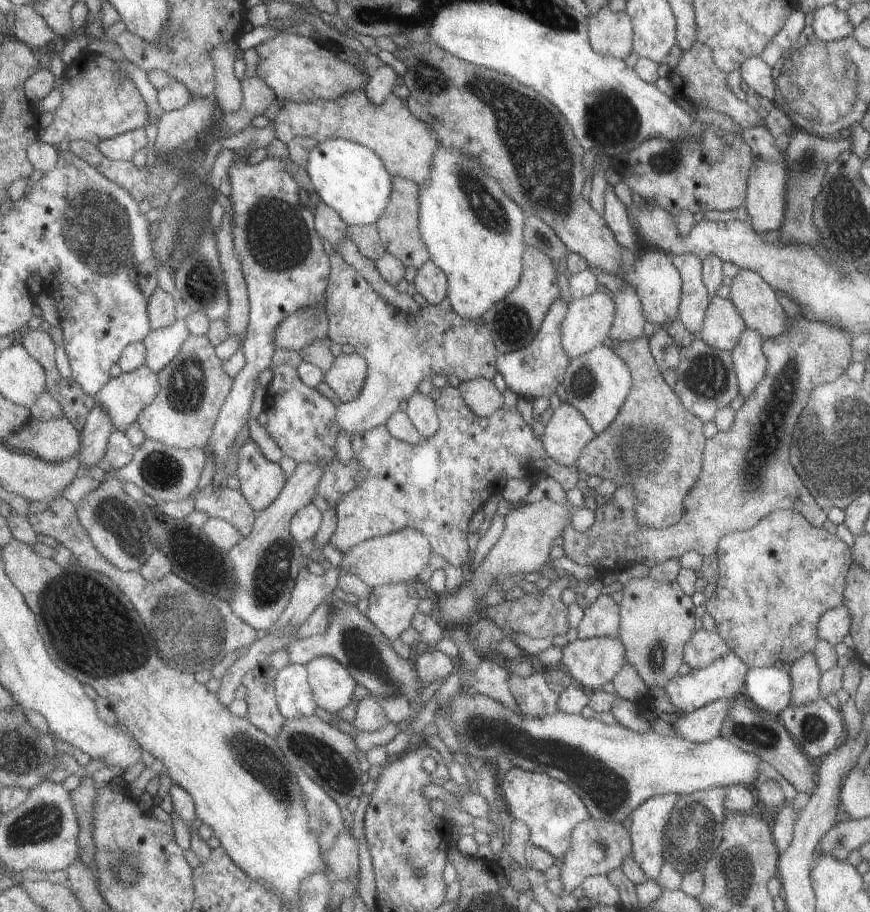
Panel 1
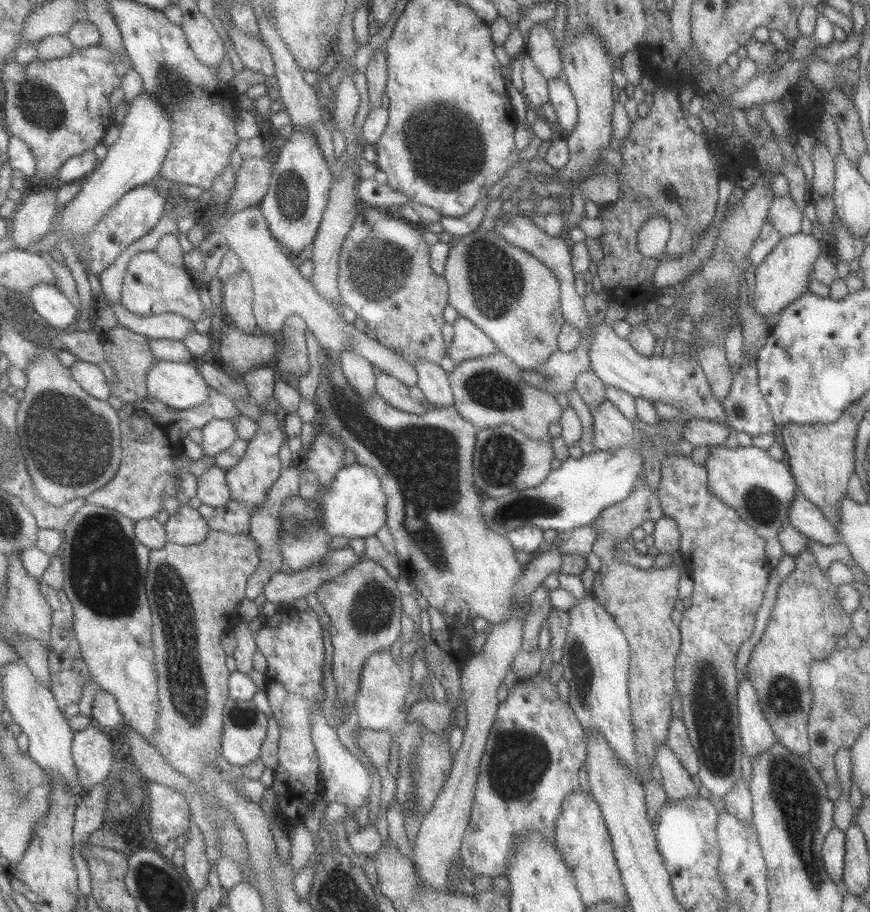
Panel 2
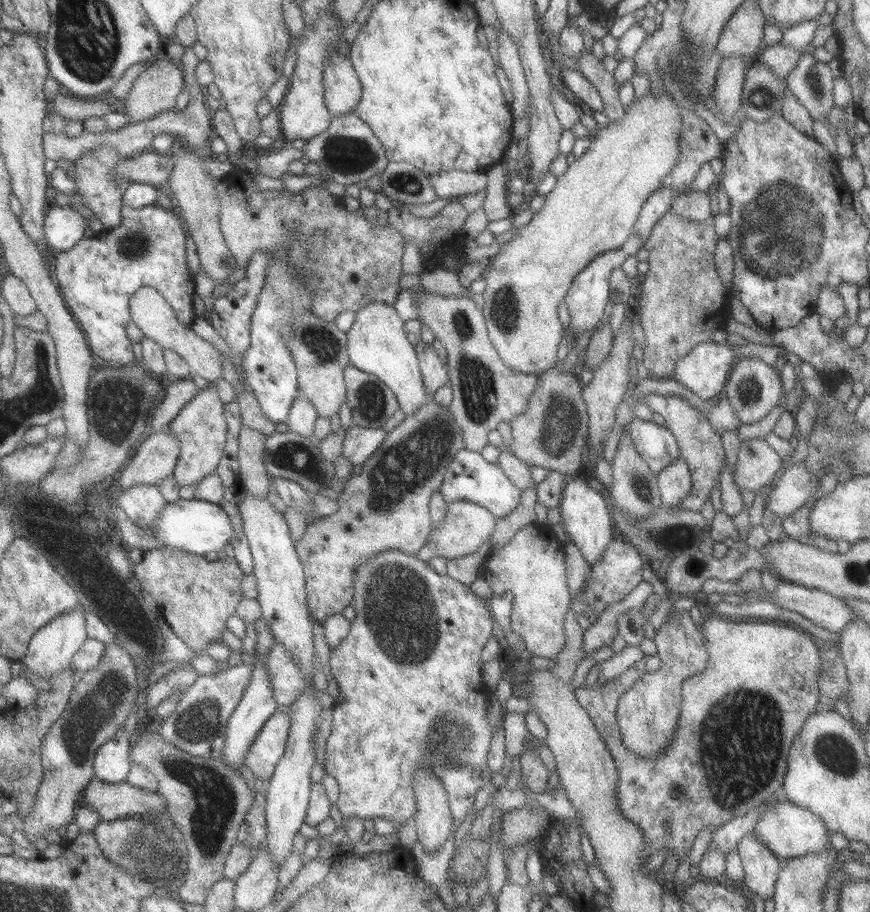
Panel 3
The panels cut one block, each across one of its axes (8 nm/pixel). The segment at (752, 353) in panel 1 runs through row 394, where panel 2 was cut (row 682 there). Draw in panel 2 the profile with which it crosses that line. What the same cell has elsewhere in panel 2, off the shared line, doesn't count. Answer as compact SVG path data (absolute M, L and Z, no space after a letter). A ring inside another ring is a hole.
M743 670L743 679L736 688L738 737L742 751L750 759L765 752L776 742L770 725L767 724L766 718L763 718L760 702L751 686Z

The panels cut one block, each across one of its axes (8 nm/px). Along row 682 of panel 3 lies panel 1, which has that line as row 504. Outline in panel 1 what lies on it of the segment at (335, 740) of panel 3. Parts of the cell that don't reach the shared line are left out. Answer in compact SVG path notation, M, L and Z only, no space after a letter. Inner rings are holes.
M447 385L440 389L436 399L436 409L440 418L439 430L433 436L423 439L419 444L411 444L395 438L387 425L379 425L367 432L355 433L351 439L353 458L370 474L354 491L348 493L336 506L338 525L330 544L339 552L346 553L366 540L388 535L404 528L420 530L428 536L433 553L441 555L447 563L463 566L469 558L469 522L473 514L501 486L505 476L523 478L541 471L550 476L566 491L575 487L577 468L574 465L557 464L542 447L542 441L536 437L531 427L521 418L516 409L495 410L488 417L476 415L458 388Z

